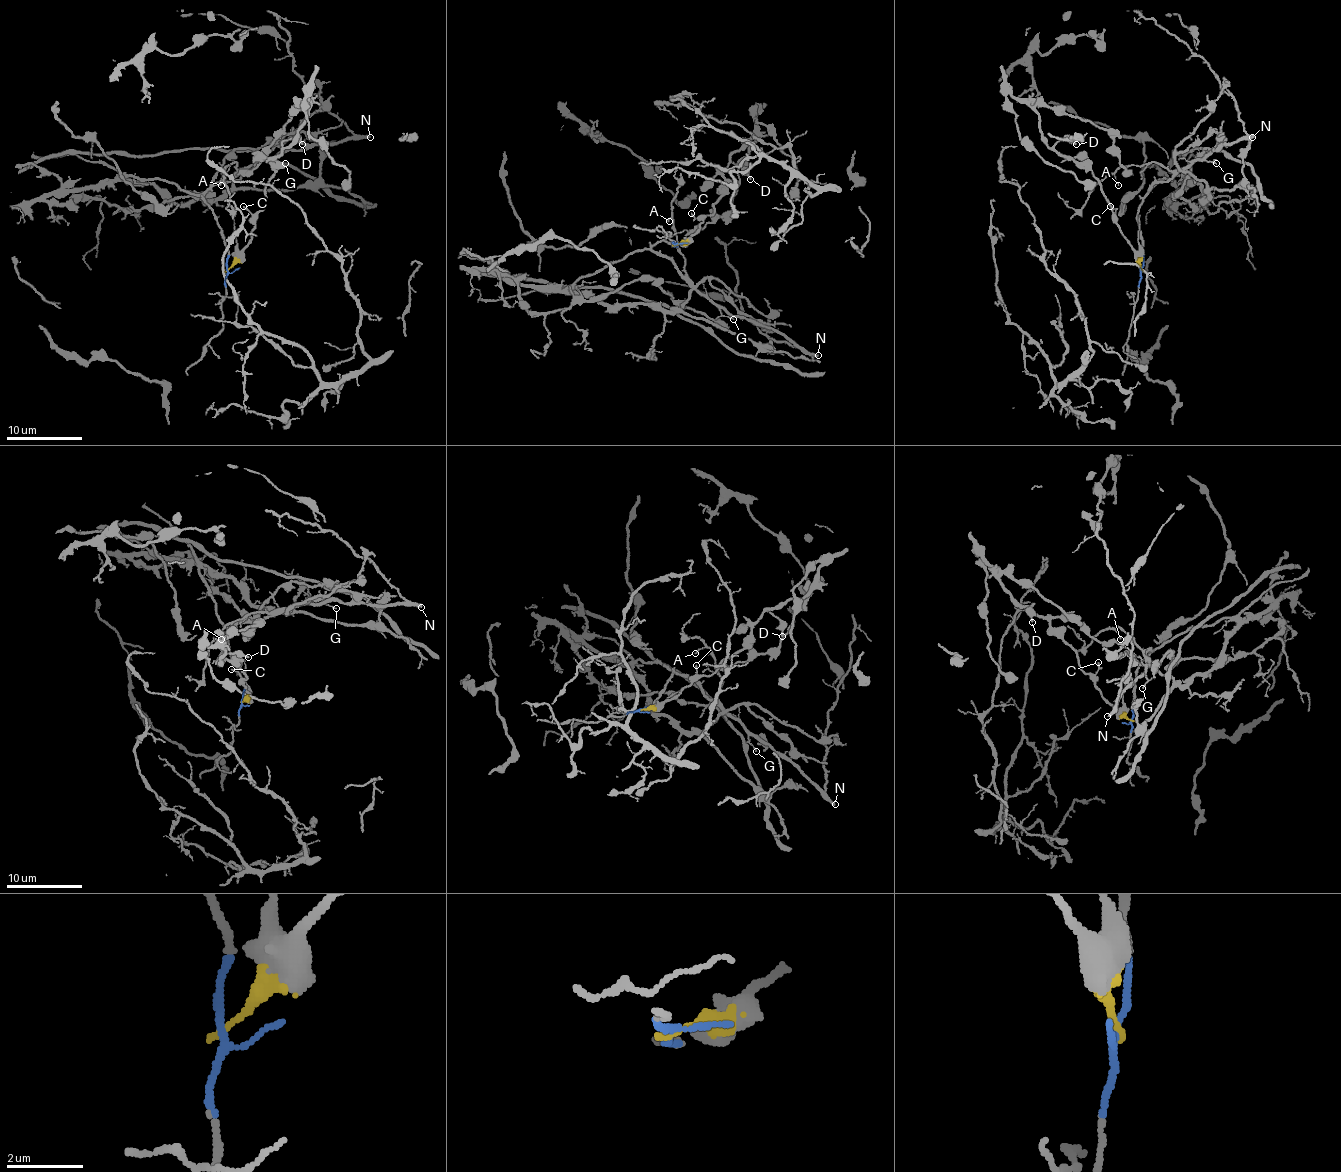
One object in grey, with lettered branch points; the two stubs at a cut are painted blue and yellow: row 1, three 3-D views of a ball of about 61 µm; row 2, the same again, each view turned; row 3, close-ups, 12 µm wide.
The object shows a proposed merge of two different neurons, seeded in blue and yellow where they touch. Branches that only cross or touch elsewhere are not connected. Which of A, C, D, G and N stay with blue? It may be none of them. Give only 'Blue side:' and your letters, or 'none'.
Blue side: A, G, N

